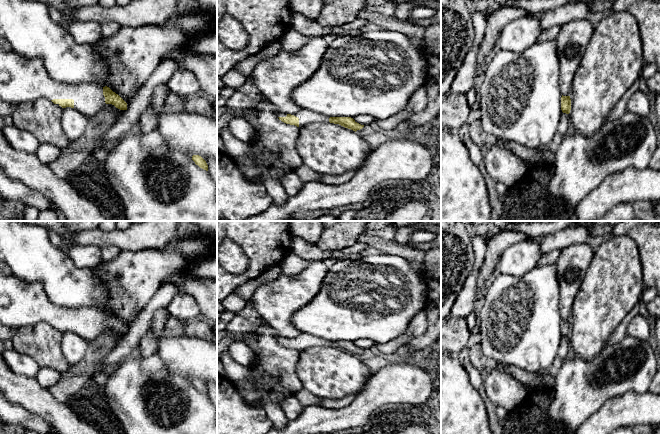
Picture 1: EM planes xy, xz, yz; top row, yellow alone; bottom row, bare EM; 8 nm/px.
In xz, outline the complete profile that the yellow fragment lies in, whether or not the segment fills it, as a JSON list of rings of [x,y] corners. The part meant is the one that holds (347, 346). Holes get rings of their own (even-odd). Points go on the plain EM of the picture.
[[[300,333],[299,336],[291,339],[284,337],[280,334],[276,334],[276,338],[282,346],[290,349],[295,349],[299,352],[310,348],[310,347],[334,347],[339,348],[345,352],[351,353],[353,355],[360,354],[364,351],[364,349],[361,349],[357,347],[353,342],[351,341],[327,341],[317,336],[312,336],[308,333]]]

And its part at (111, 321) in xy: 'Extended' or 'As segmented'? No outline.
Extended

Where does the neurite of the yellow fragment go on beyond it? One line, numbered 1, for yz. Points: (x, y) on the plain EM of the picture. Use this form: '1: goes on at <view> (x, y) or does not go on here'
1: does not go on here

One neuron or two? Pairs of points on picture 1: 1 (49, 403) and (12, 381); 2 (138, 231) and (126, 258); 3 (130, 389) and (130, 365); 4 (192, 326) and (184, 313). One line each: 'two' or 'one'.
1: one
2: two
3: one
4: two

